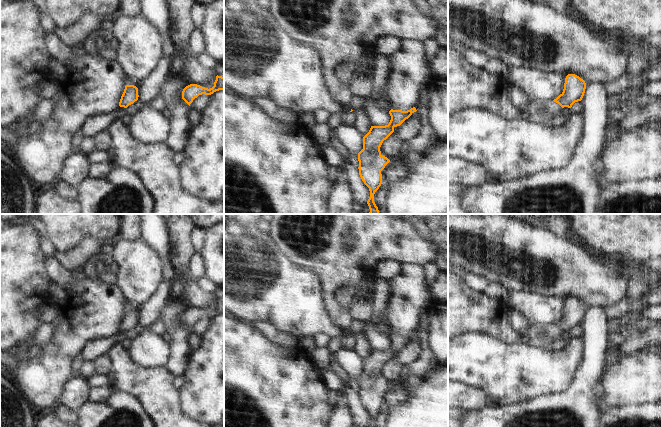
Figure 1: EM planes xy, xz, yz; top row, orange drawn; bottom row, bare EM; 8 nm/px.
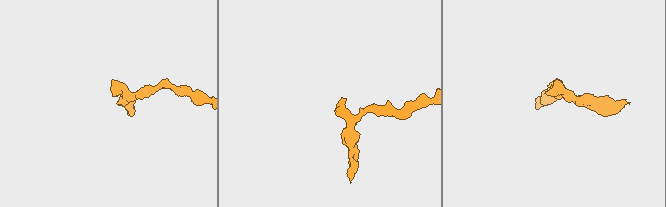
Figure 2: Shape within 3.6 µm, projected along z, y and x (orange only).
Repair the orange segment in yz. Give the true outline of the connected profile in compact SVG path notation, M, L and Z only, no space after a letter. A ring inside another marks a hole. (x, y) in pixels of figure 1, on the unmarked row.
M568 298L565 302L563 316L553 325L562 332L571 332L575 326L581 325L586 313L586 307L575 298Z

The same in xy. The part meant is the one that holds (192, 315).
M217 299L214 310L210 313L197 308L190 308L186 310L182 315L182 323L190 330L193 324L199 319L211 319L219 314L224 314L224 301Z

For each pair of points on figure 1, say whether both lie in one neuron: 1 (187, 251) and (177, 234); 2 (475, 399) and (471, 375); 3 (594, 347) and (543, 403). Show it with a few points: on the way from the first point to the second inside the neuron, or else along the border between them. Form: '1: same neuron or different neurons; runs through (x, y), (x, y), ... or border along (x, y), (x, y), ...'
1: same neuron; runs through (183, 247), (179, 242), (179, 238)
2: different neurons; border along (458, 382), (480, 388), (491, 402)
3: same neuron; runs through (592, 366), (587, 378), (562, 403)

